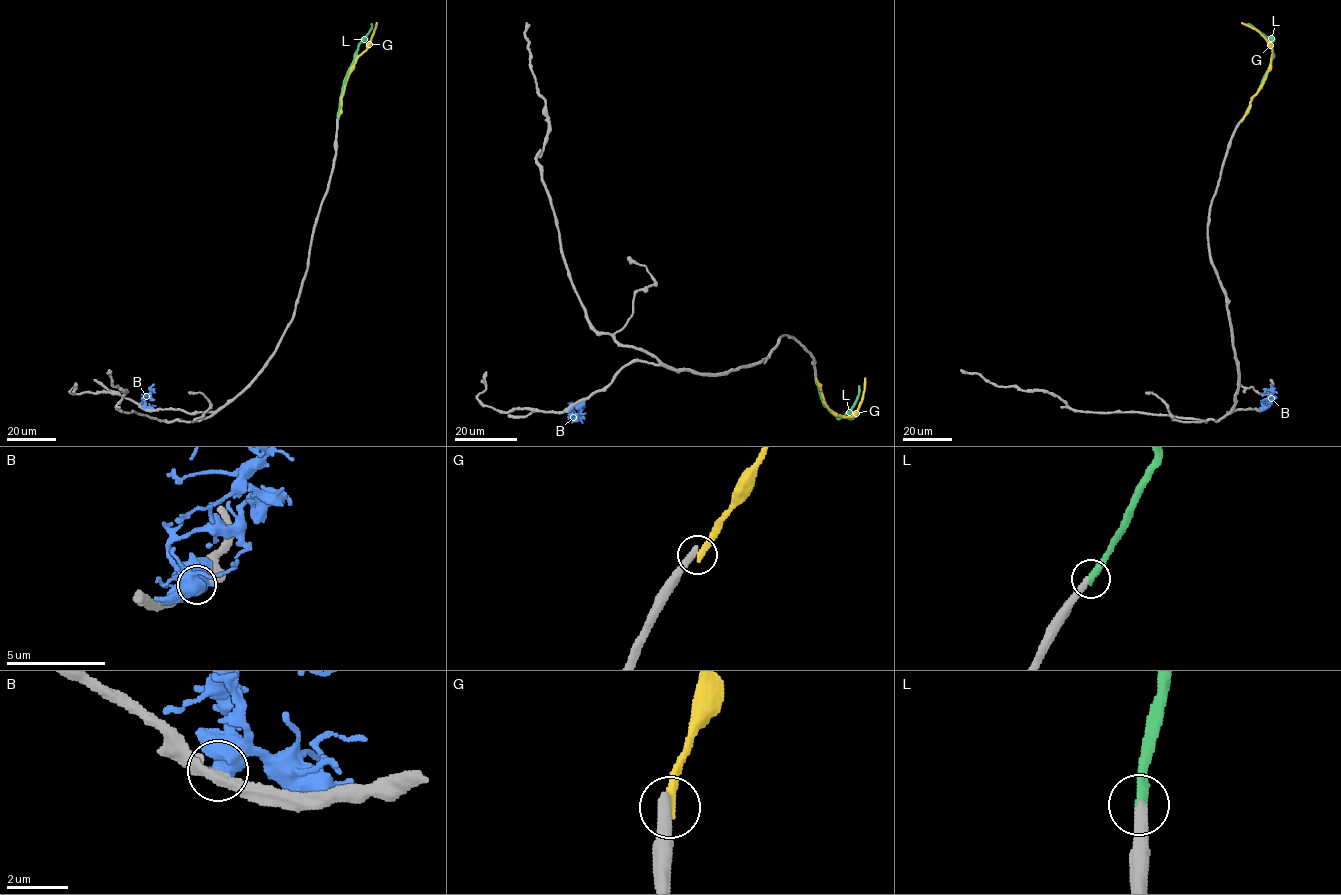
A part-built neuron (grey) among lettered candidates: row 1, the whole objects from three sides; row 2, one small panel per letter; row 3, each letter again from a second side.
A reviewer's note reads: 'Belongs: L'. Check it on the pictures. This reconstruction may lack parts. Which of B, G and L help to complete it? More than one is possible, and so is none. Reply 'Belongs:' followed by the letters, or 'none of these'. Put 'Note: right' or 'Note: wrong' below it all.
Belongs: L
Note: right

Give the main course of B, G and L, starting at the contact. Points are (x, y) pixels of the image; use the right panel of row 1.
B: (1265, 408), (1261, 403), (1273, 397), (1272, 390), (1266, 389), (1264, 393)
G: (1241, 121), (1266, 77), (1272, 54), (1270, 44), (1257, 31), (1241, 23)
L: (1242, 119), (1270, 64), (1273, 51), (1273, 44), (1247, 23)

